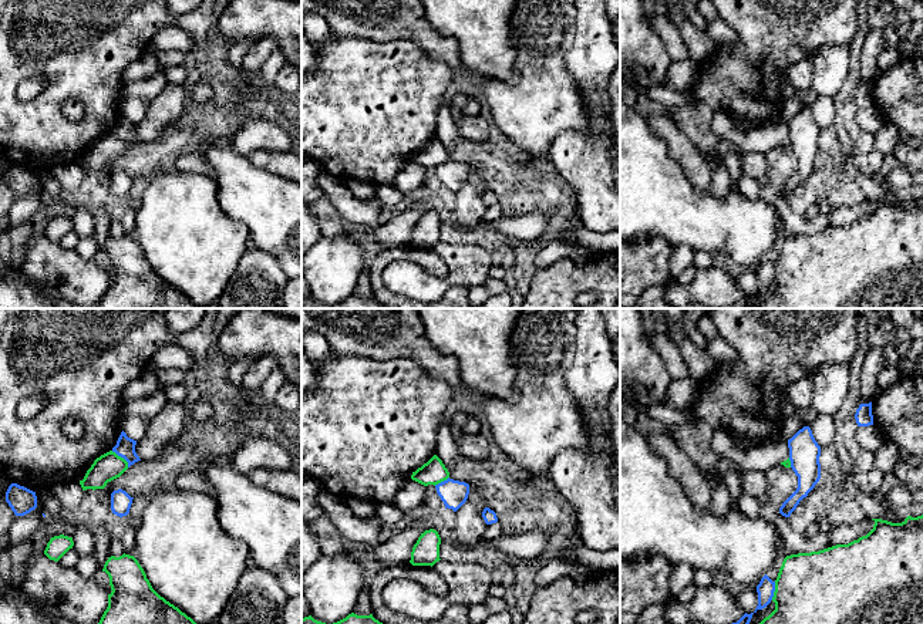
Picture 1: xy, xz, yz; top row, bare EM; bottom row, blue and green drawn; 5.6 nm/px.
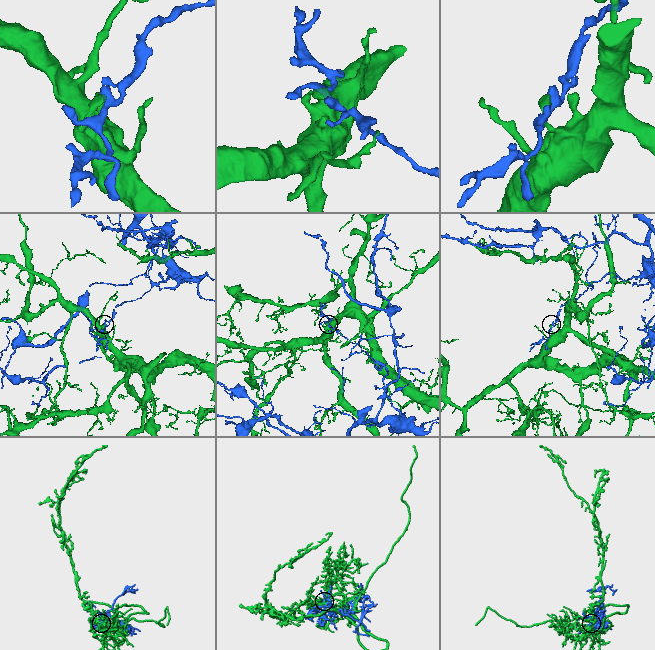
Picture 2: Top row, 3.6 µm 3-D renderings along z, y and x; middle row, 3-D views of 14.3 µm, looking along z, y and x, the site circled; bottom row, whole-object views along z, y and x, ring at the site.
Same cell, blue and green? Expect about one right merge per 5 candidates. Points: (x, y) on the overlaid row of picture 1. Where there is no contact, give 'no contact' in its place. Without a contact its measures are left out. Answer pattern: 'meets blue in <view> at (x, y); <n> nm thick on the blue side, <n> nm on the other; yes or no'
meets blue in xy at (121, 456); 110 nm thick on the blue side, 160 nm on the other; no

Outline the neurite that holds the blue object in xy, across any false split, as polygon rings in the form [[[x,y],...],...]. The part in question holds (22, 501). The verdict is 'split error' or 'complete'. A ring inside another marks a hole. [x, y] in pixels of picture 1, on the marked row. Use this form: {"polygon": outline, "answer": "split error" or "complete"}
{"polygon": [[[11,483],[6,492],[6,502],[16,516],[24,516],[37,507],[36,492]]], "answer": "complete"}

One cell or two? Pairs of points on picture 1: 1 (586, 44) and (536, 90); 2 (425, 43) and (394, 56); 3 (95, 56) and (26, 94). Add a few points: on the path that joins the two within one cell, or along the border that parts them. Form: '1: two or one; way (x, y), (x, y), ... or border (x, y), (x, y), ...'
1: two; border (573, 31), (565, 68), (580, 94)
2: two; border (386, 41), (411, 40), (430, 57), (447, 64)
3: two; border (47, 81), (33, 98), (27, 101), (17, 100)

